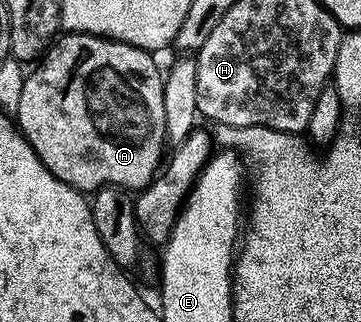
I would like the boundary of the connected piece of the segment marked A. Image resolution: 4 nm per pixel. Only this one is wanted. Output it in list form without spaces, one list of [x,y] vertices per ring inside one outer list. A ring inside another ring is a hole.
[[[66,32],[42,55],[37,65],[25,75],[19,110],[16,115],[16,125],[28,140],[28,144],[32,144],[36,156],[40,156],[44,165],[60,180],[64,180],[64,184],[68,184],[72,189],[79,192],[93,192],[102,186],[121,186],[127,192],[137,192],[154,181],[164,162],[162,149],[167,149],[168,146],[166,125],[164,124],[164,92],[162,91],[164,74],[161,69],[158,71],[154,58],[155,55],[151,51],[141,50],[127,42],[117,42],[114,38],[102,38],[99,34]]]

